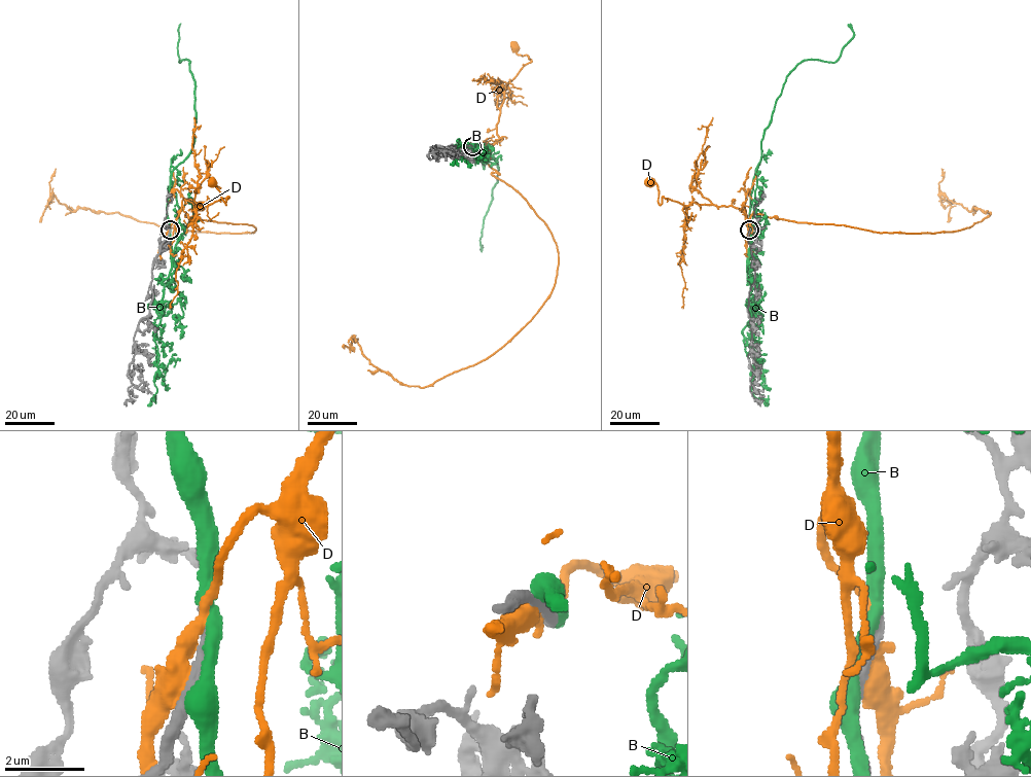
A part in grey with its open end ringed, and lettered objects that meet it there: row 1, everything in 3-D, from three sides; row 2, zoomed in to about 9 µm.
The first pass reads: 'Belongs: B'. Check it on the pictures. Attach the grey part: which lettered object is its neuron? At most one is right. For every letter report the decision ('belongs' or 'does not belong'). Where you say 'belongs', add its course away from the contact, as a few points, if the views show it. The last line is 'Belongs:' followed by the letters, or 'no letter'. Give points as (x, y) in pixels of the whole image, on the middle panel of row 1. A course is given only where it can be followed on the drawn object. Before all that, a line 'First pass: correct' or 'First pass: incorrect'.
First pass: correct
B: belongs; course (471, 145), (469, 147), (474, 152), (495, 157), (498, 168), (484, 219), (481, 250), (483, 247)
D: does not belong
Belongs: B

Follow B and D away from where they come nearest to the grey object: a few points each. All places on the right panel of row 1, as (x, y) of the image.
B: (748, 233), (750, 192), (760, 156), (763, 131), (786, 76), (807, 60), (834, 62), (853, 37), (850, 23)
D: (749, 233), (747, 200), (740, 210), (692, 202), (682, 205), (664, 197), (660, 205), (658, 186), (649, 181)

